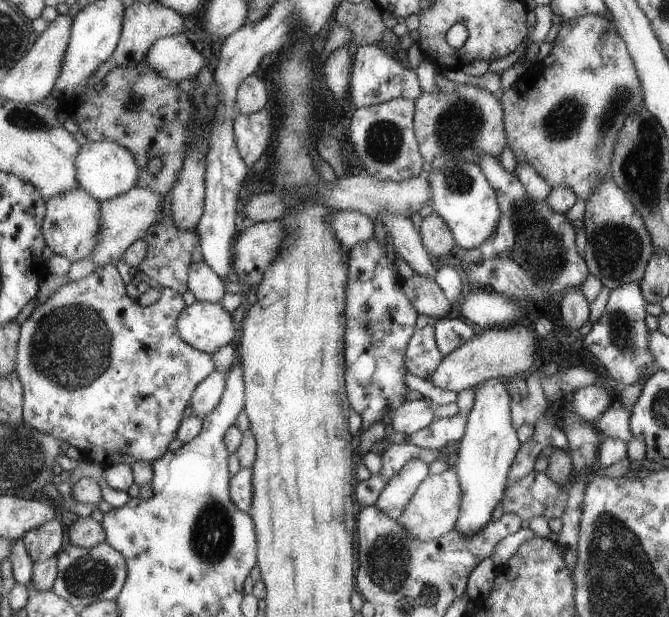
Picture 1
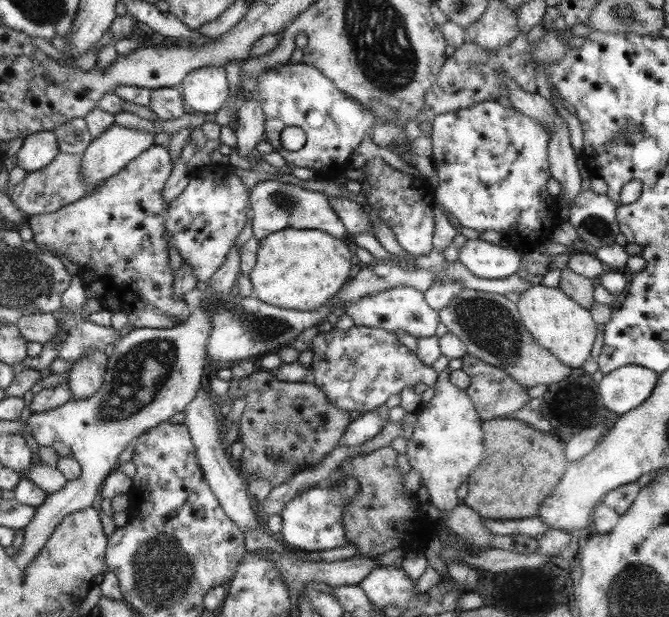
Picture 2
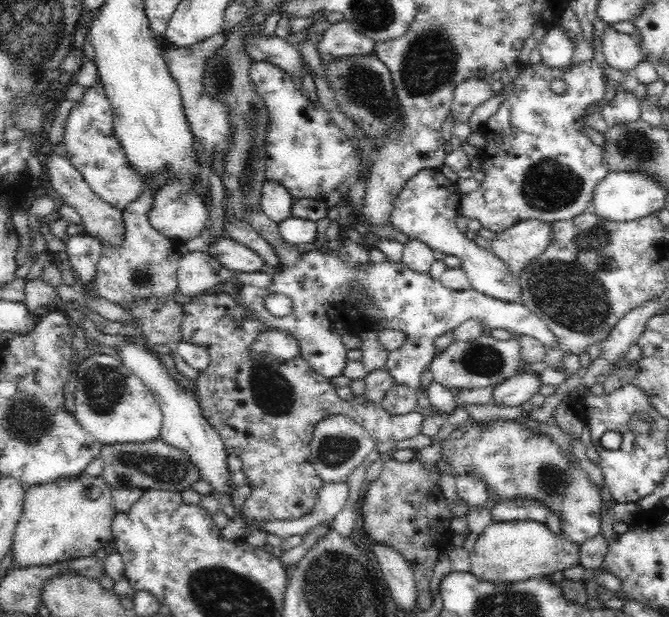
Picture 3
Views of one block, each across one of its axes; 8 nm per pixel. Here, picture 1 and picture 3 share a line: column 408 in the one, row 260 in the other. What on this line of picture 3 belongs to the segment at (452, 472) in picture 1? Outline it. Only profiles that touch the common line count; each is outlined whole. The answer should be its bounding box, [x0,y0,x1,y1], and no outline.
[488,219,550,279]

